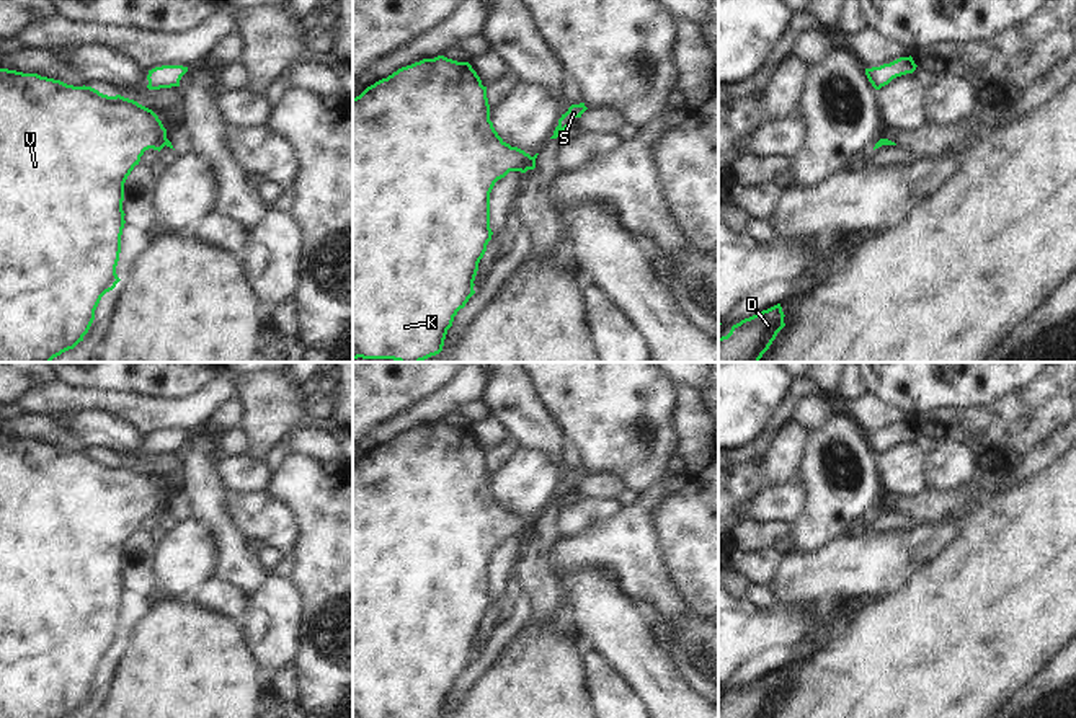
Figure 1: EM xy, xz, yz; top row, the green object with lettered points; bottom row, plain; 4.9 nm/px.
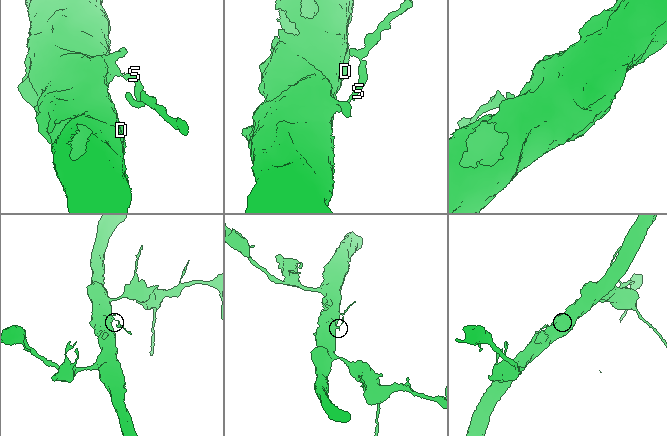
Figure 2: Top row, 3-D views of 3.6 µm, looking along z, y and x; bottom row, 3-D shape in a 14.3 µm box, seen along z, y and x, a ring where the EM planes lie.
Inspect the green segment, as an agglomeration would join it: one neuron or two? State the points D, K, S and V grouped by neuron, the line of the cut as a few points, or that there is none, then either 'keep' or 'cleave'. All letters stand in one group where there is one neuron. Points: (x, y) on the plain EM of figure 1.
D K V / S; cut in xz along (533, 522), (528, 534); cleave

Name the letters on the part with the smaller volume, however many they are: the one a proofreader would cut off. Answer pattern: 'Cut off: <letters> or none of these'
Cut off: S

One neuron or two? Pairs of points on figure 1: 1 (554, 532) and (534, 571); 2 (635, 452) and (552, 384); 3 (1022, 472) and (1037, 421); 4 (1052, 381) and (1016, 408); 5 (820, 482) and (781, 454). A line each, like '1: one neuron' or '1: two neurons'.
1: one neuron
2: one neuron
3: two neurons
4: one neuron
5: two neurons

